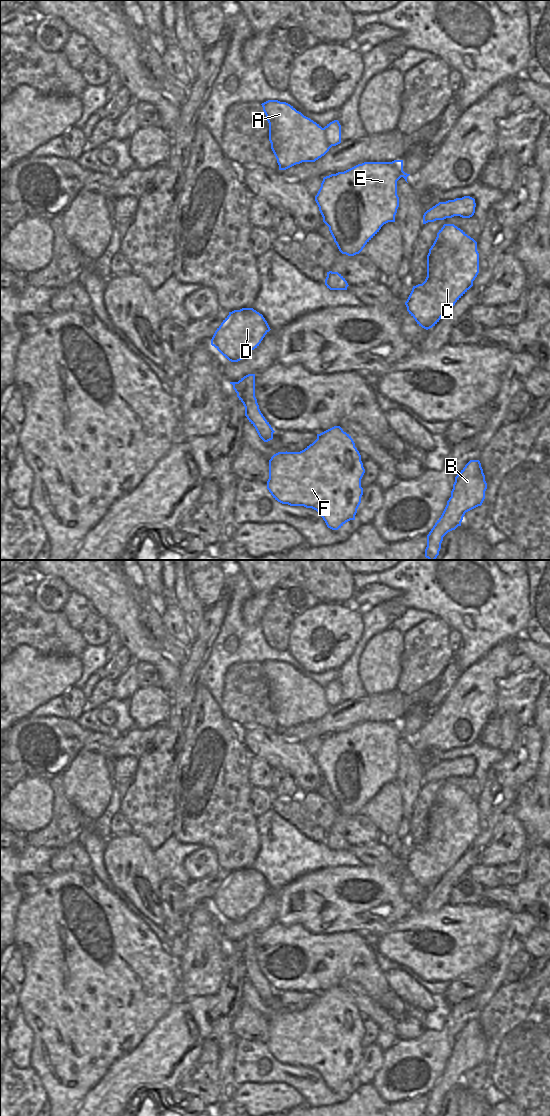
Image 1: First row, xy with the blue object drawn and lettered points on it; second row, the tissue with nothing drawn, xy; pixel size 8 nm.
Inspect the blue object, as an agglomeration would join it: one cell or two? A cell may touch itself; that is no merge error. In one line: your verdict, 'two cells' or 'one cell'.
one cell

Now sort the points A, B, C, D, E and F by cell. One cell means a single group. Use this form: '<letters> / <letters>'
A B C D E F

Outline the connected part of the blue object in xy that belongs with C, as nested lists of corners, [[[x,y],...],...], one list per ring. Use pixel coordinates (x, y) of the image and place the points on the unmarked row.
[[[444,784],[427,815],[427,837],[422,844],[413,846],[405,862],[407,871],[417,884],[428,890],[435,886],[441,877],[473,846],[473,841],[479,833],[479,813],[477,802],[454,784]]]

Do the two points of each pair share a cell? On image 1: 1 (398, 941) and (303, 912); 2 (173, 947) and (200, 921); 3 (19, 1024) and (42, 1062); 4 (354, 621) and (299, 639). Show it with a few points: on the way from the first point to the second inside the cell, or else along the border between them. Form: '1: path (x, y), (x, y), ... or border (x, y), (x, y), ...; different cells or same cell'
1: border (399, 920), (380, 935); different cells
2: border (184, 930), (184, 950), (178, 959); different cells
3: border (26, 1023), (32, 1031), (30, 1065); different cells
4: path (340, 624), (319, 624), (313, 627); same cell

